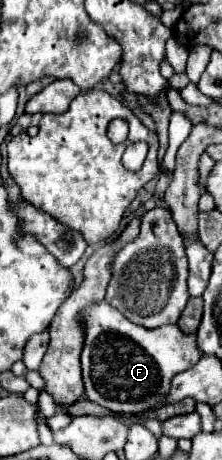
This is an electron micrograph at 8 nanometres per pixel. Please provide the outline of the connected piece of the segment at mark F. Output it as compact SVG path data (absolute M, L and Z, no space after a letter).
M105 300L89 304L77 318L83 324L85 334L81 352L85 394L91 402L97 402L111 412L139 414L157 406L167 394L171 378L195 366L201 358L195 334L187 336L177 326L159 326L155 330L147 330L129 322Z

